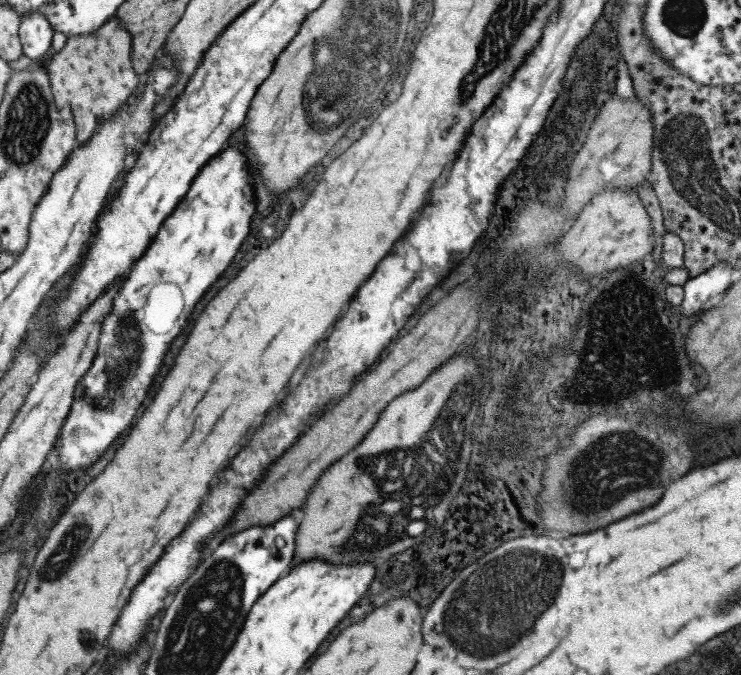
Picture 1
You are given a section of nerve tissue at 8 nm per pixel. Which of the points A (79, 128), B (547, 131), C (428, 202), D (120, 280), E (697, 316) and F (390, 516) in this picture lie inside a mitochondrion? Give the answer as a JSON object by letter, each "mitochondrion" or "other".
{"A":"other","B":"other","C":"other","D":"other","E":"other","F":"mitochondrion"}

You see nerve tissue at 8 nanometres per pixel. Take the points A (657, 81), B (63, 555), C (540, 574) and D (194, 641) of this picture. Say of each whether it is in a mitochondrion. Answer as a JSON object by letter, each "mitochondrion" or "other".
{"A":"other","B":"mitochondrion","C":"mitochondrion","D":"mitochondrion"}

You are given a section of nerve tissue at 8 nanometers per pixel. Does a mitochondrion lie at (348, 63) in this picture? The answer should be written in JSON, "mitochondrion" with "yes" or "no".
{"mitochondrion":"yes"}

